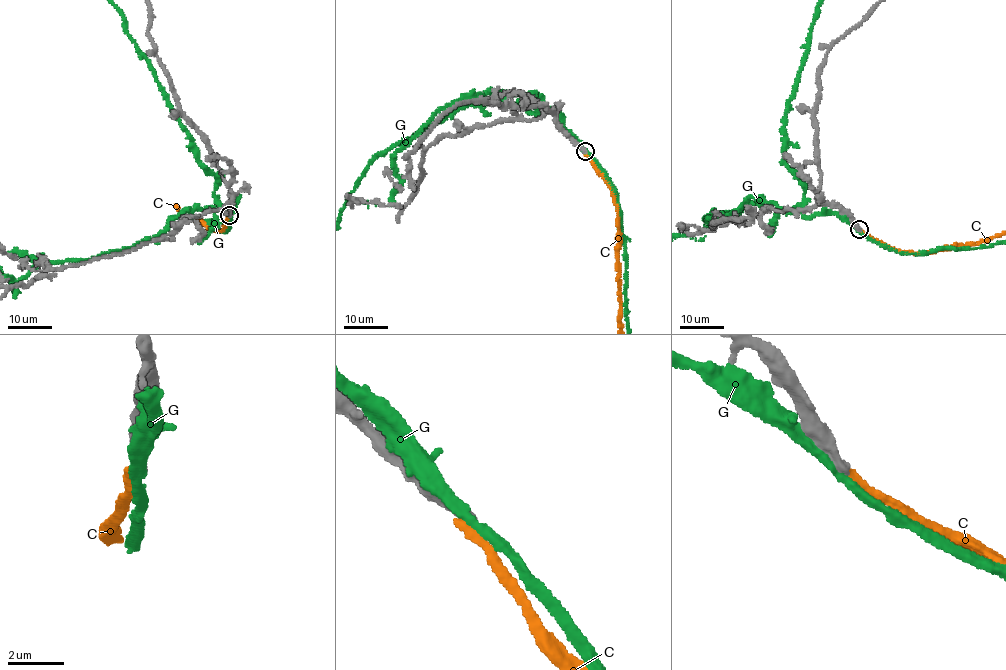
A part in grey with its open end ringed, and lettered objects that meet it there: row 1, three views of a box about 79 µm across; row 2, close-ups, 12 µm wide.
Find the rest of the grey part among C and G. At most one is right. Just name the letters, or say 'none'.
none

